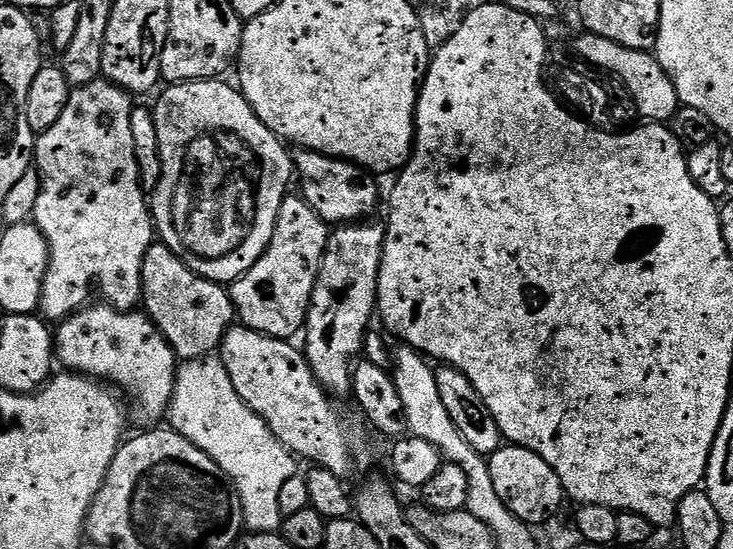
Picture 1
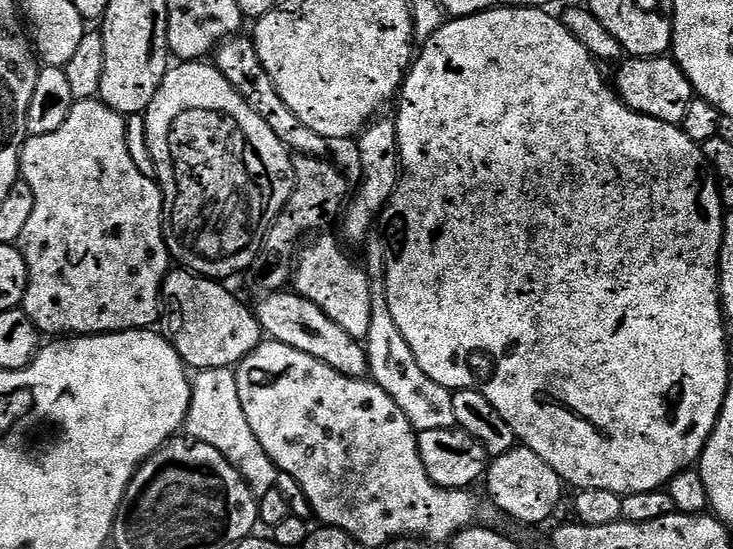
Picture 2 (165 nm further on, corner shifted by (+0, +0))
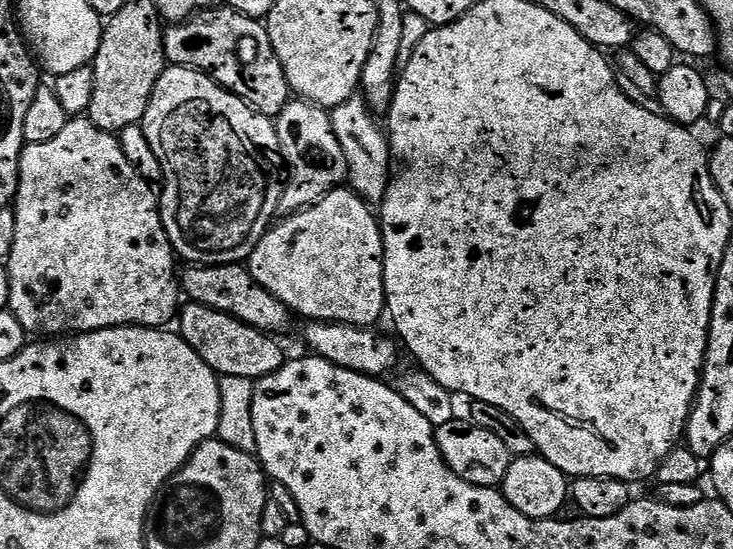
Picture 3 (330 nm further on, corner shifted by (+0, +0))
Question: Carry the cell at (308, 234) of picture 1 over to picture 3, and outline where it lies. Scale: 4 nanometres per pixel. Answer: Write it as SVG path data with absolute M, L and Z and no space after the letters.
M299 98L289 99L274 123L281 153L290 169L290 179L285 183L278 209L279 215L285 218L319 203L324 196L341 187L345 183L348 167L342 146L338 146L338 138L334 134L332 117L317 104L309 104Z

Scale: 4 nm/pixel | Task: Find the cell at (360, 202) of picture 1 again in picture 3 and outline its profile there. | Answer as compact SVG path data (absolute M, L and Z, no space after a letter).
M221 6L199 12L181 24L164 28L164 58L169 65L205 72L215 84L245 100L266 117L275 118L288 105L288 79L274 54L267 27L257 17Z

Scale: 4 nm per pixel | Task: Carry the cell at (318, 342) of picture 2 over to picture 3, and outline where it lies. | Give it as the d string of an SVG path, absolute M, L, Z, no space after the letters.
M243 263L188 266L185 269L182 272L182 292L191 303L205 304L208 308L241 320L251 328L257 328L259 332L280 334L276 332L284 332L291 326L293 313L269 290L262 288Z

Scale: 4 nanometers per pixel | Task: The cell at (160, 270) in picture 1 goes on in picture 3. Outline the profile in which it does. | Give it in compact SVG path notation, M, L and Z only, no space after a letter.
M185 303L178 312L178 335L216 371L217 376L233 376L234 378L246 378L257 381L264 376L274 374L274 370L281 368L286 362L286 355L280 349L279 339L273 338L267 332L259 332L257 328L251 328L236 320L232 316L222 314L218 310L208 308L205 304Z

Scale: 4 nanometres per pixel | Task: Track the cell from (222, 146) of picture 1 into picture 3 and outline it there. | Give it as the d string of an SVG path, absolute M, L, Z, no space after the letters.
M179 66L165 67L164 73L158 78L154 86L154 94L150 98L150 106L146 106L146 114L142 121L142 127L154 154L158 154L158 162L162 166L164 175L162 185L164 192L159 193L160 217L164 223L166 234L172 243L172 250L181 261L192 266L211 266L214 264L239 264L247 261L249 256L258 246L259 240L268 232L278 216L280 199L284 193L286 176L280 171L285 171L286 161L280 150L280 140L276 137L276 125L269 117L264 116L256 109L251 108L242 98L238 98L233 92L226 91L219 84L215 84L205 72L196 72L193 68L181 68Z

